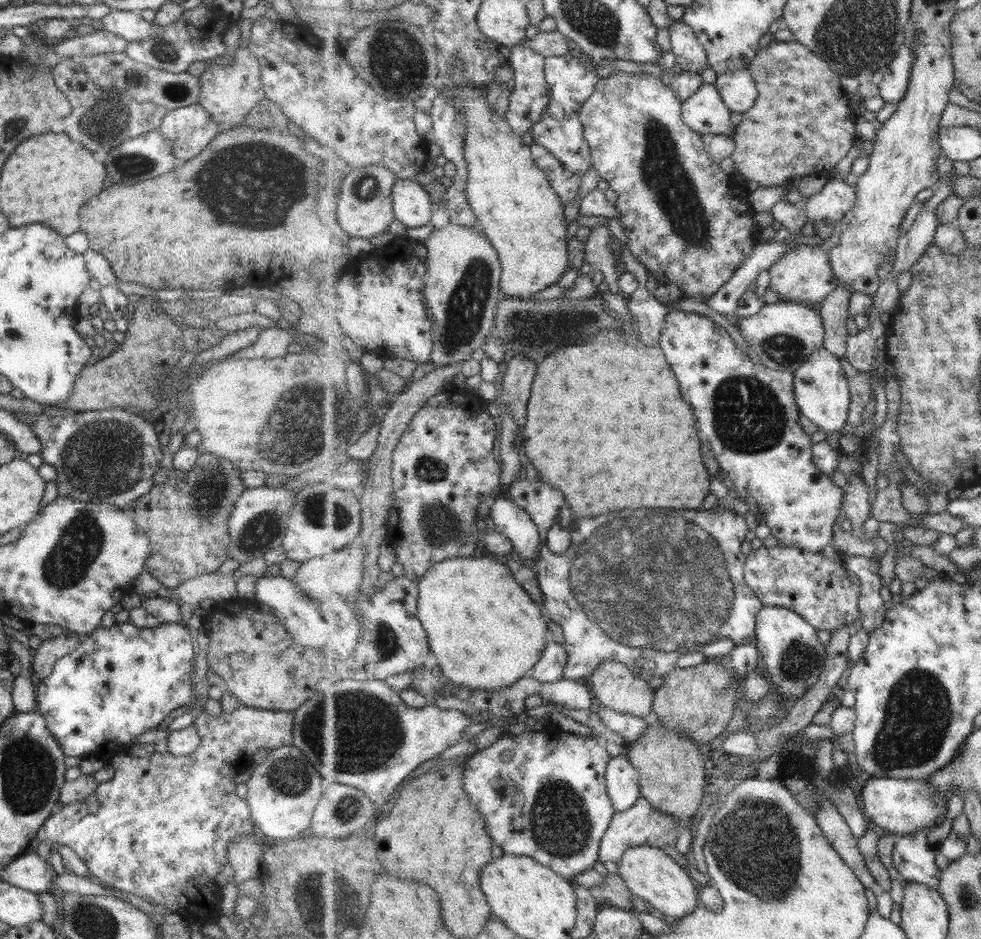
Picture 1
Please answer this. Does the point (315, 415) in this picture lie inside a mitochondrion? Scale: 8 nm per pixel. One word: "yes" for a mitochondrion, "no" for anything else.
yes

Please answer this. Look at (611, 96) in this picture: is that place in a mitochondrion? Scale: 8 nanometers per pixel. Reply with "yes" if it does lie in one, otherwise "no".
no

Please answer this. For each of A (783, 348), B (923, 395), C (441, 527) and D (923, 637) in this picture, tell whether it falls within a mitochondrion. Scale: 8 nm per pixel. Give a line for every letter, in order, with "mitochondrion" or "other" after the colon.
A: mitochondrion
B: other
C: mitochondrion
D: other

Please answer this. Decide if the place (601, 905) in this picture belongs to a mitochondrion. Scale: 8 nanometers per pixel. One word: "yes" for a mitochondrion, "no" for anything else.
no

